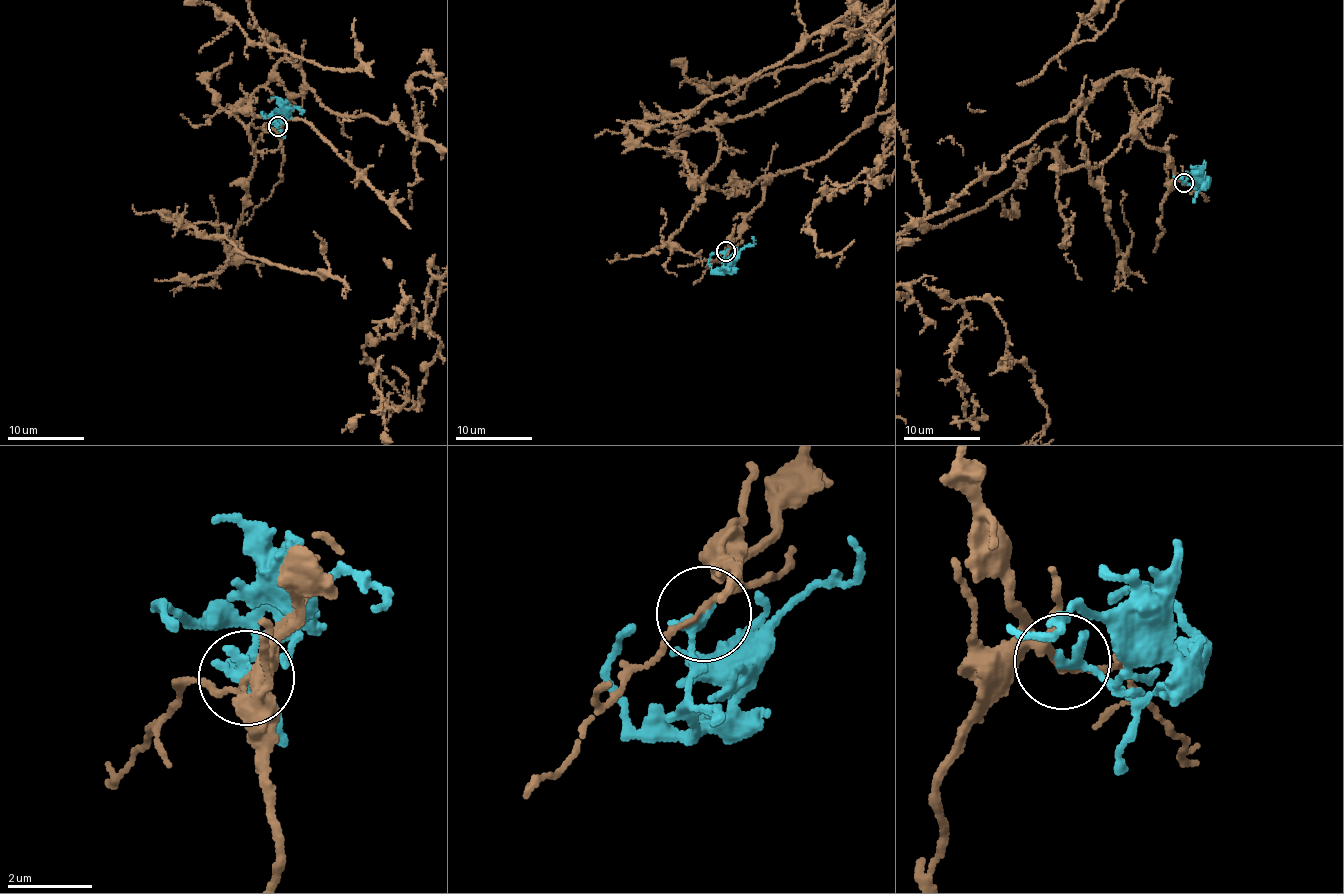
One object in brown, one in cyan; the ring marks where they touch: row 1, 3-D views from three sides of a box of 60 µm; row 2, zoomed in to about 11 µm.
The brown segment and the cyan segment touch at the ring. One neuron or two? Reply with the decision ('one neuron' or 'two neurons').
two neurons

